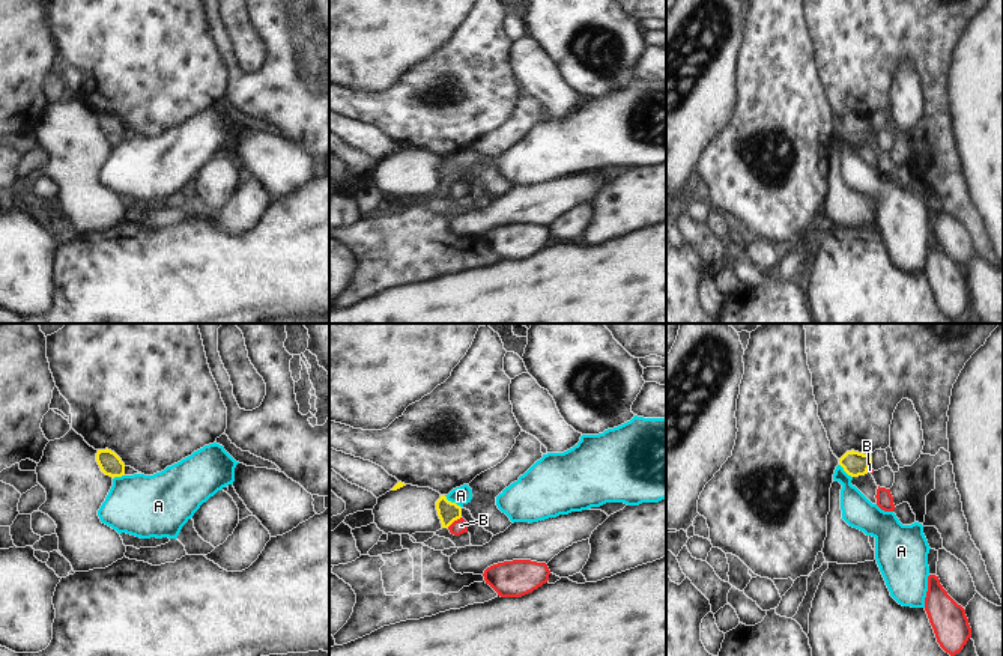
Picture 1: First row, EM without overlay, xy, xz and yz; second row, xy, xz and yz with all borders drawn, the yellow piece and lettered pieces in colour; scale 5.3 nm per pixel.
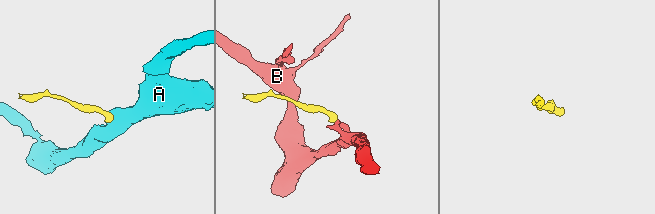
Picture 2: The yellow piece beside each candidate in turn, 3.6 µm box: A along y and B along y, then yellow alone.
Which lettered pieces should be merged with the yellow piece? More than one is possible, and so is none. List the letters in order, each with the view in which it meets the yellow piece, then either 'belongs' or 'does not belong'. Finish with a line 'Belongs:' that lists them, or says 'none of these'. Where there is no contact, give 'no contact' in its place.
A: xz | does not belong
B: xz | does not belong
Belongs: none of these

